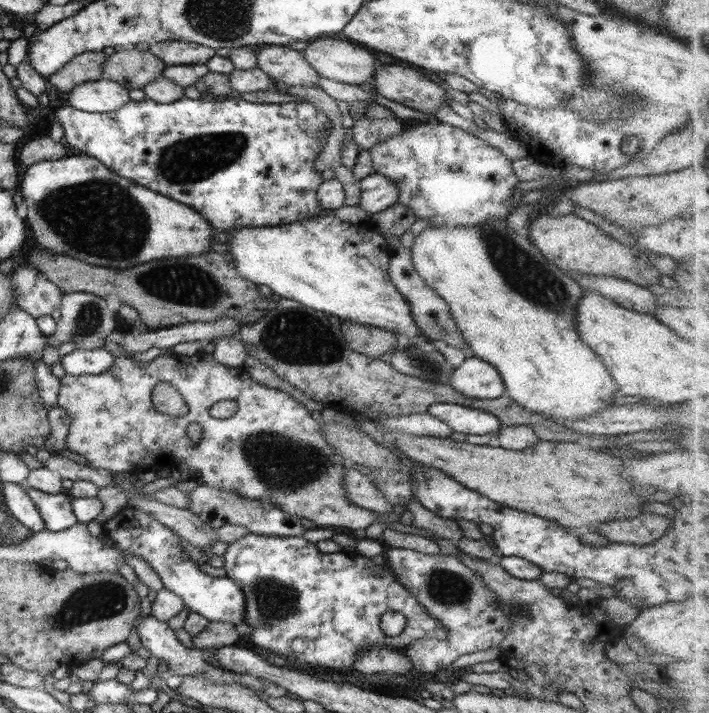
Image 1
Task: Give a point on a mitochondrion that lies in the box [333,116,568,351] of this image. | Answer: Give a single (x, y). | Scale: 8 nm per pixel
(433, 317)

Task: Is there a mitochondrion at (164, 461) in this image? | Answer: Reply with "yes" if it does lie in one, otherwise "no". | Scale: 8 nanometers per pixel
no

